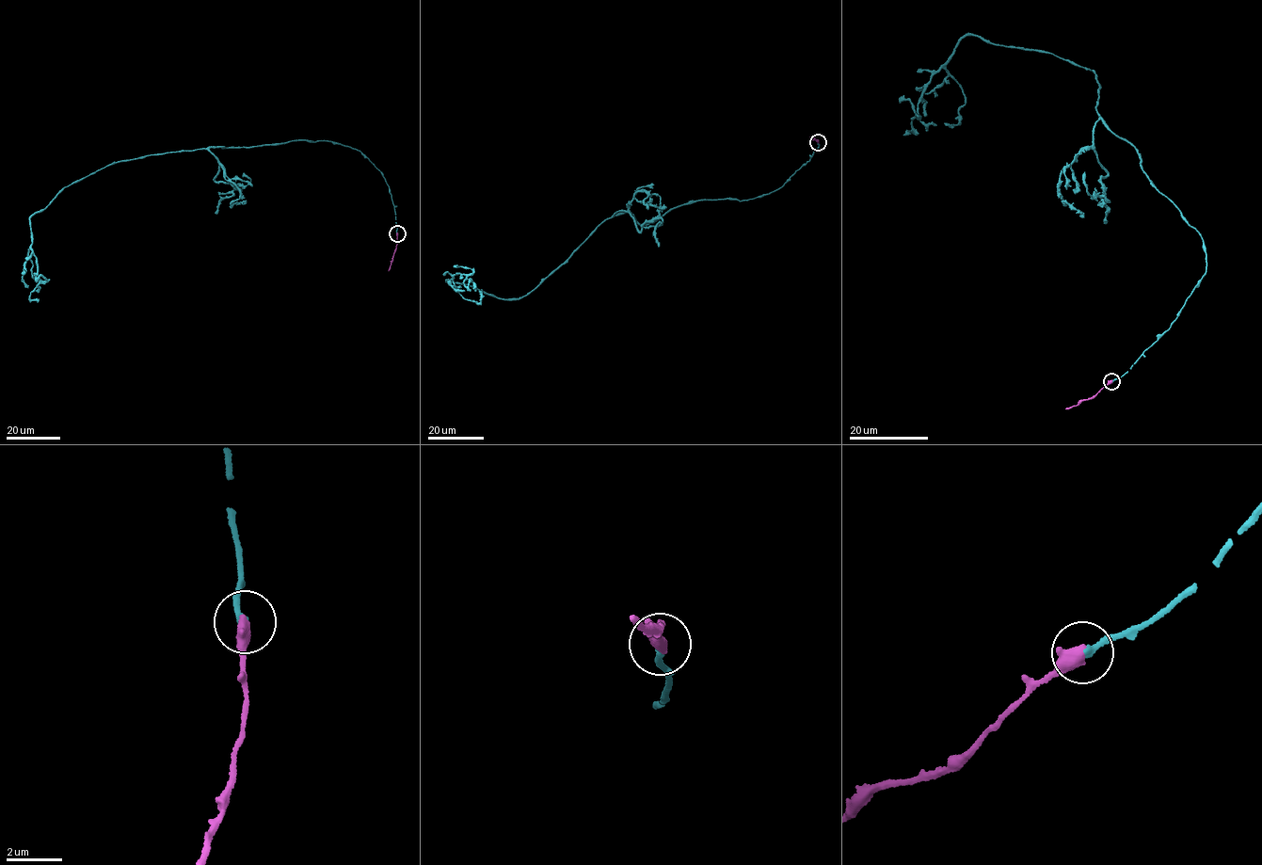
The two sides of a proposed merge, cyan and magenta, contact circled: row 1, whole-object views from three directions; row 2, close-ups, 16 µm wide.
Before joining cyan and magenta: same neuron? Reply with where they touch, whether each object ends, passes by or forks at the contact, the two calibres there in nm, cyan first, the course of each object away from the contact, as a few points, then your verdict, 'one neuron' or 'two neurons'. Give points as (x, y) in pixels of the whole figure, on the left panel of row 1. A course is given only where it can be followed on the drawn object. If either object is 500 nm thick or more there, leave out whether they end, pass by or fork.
(397, 233) | cyan ends | magenta ends | 240/480 nm | cyan via (397, 232), (382, 174), (341, 144), (148, 155), (64, 187), (31, 215), (39, 276), (29, 298), (37, 302) | magenta via (397, 232), (389, 271) | one neuron

